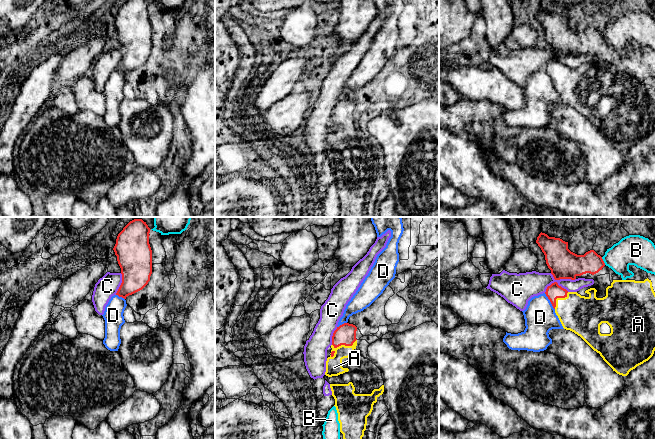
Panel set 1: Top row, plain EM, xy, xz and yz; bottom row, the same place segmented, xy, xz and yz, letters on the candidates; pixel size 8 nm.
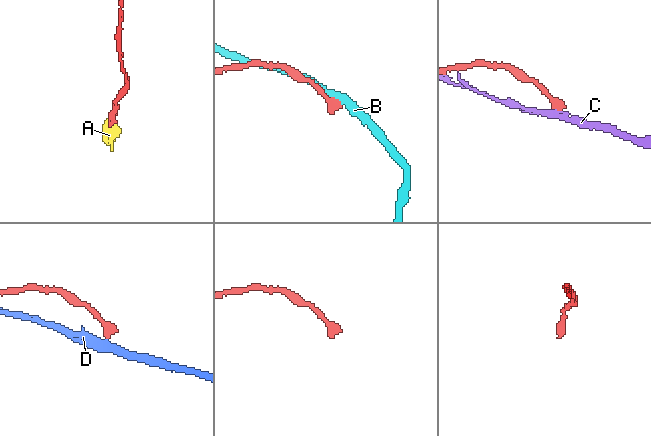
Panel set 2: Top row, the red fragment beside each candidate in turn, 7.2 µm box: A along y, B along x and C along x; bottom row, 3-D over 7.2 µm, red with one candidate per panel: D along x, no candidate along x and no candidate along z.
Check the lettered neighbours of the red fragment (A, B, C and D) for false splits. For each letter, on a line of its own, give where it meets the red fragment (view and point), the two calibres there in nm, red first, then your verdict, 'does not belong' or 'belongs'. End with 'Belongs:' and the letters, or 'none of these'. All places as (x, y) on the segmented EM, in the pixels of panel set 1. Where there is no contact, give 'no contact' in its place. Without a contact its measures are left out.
A: contact xz (344, 344); calibres 170 and 130 nm; belongs
B: contact yz (603, 261); calibres 180 and 240 nm; does not belong
C: contact yz (558, 279); calibres 240 and 200 nm; does not belong
D: contact yz (550, 301); calibres 120 and 260 nm; does not belong
Belongs: A

